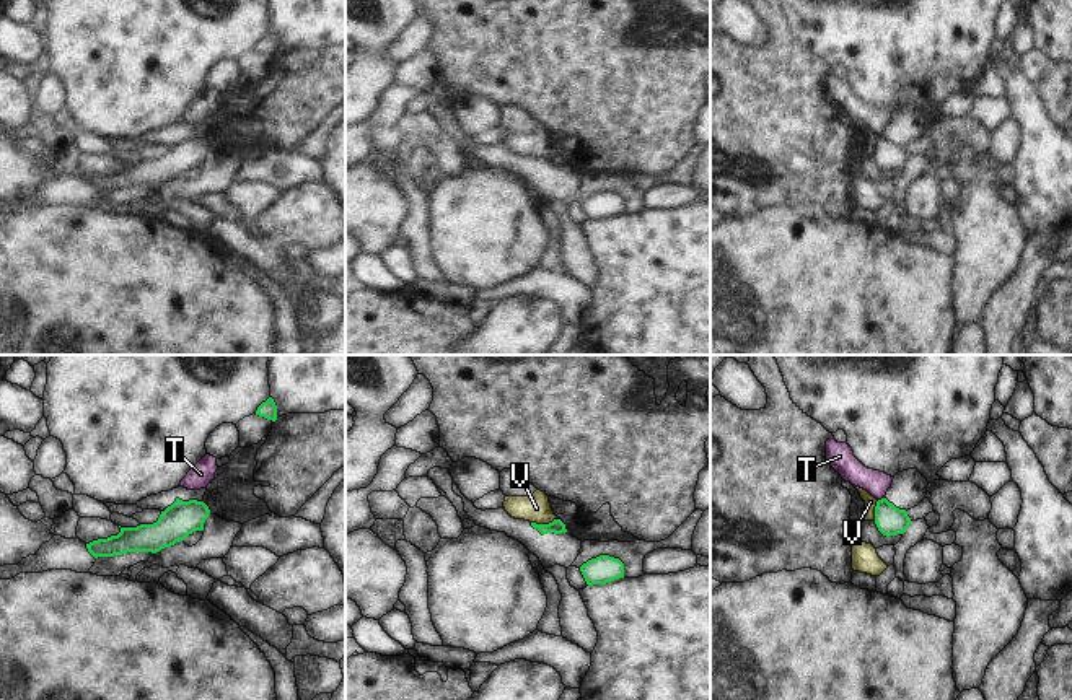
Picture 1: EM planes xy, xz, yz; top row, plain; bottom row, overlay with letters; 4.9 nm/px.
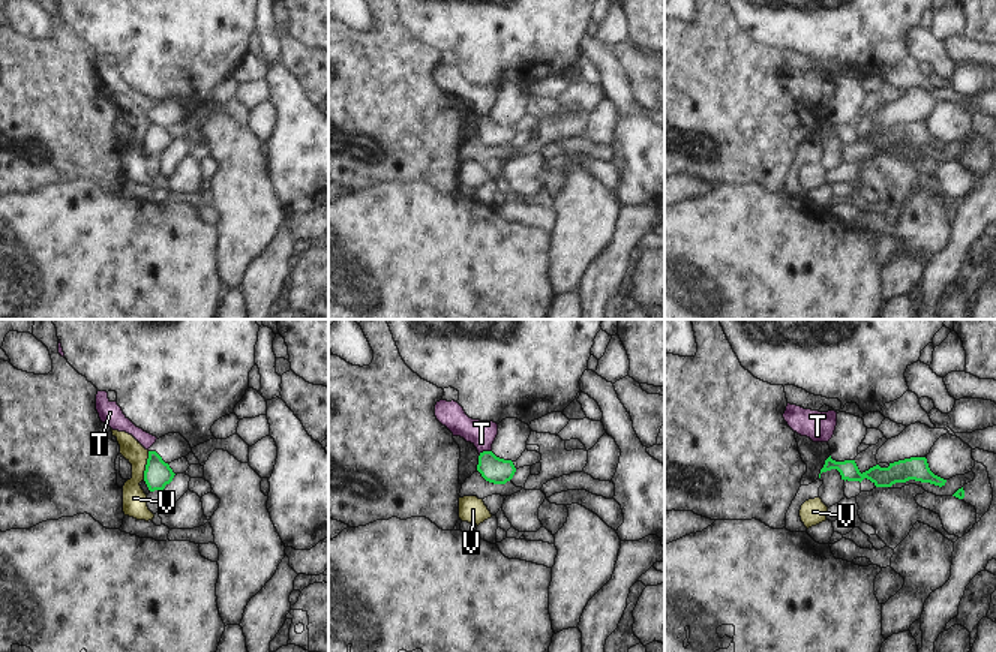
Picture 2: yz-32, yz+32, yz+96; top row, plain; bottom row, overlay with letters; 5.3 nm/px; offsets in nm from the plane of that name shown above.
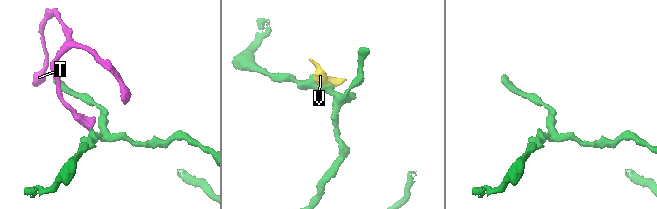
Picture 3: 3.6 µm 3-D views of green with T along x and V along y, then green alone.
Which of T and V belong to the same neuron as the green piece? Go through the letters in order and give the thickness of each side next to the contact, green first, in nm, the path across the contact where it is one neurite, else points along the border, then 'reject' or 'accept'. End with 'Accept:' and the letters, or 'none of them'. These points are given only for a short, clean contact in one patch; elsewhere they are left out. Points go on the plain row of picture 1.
T: 140 nm thick on the green side, 120 nm on the other; border along yz (883, 132), (878, 135); reject
V: 70 nm thick on the green side, 140 nm on the other; border along xz (554, 153), (548, 158), (531, 158); reject
Accept: none of them

